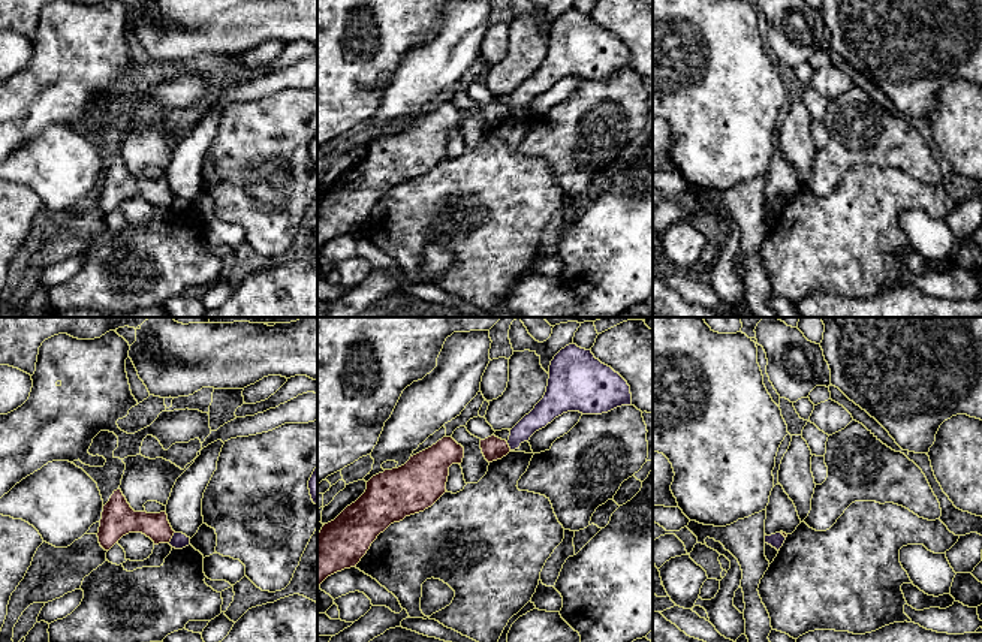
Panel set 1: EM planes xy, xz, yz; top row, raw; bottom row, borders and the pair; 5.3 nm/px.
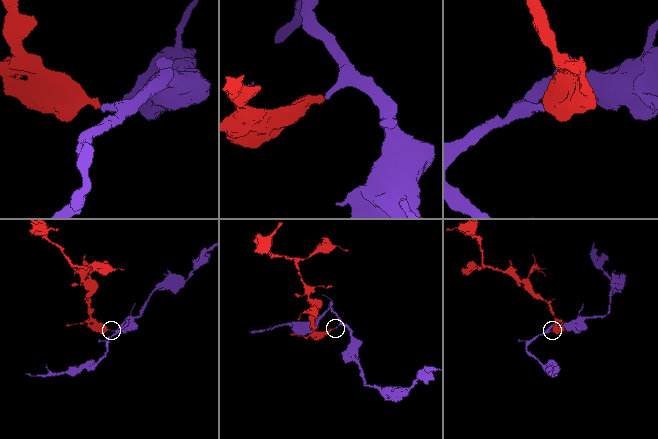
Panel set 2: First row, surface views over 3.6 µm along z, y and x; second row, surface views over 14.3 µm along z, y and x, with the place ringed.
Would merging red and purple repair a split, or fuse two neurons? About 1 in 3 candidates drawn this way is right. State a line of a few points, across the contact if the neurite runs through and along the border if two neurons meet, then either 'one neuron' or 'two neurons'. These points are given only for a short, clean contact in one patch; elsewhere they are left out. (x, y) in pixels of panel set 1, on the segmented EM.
line xy (174, 532), (168, 542); two neurons

